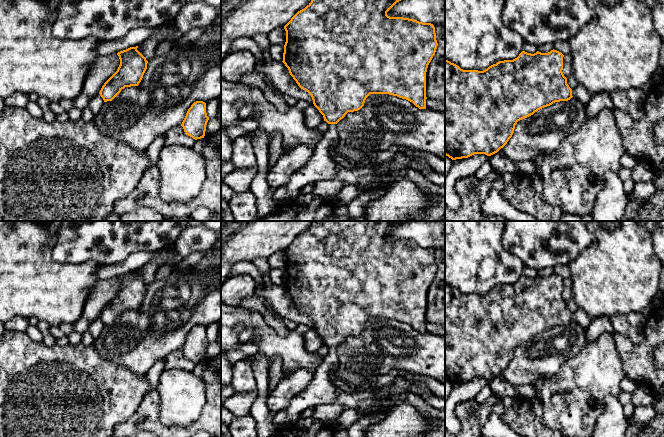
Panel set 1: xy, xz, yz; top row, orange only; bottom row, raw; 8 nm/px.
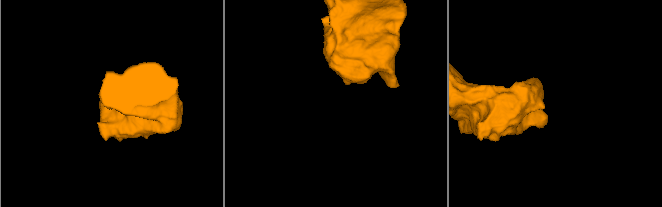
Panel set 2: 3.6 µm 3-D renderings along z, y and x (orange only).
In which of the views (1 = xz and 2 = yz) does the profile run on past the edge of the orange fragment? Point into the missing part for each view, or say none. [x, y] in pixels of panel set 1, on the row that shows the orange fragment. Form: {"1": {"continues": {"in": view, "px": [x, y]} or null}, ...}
{"1": {"continues": {"in": "xz", "px": [320, 167]}}, "2": {"continues": {"in": "yz", "px": [580, 93]}}}

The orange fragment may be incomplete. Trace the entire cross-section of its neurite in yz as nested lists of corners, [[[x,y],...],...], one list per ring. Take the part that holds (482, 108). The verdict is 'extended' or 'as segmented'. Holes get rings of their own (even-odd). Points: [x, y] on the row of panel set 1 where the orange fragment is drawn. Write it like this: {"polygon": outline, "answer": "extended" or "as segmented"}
{"polygon": [[[551,50],[534,54],[522,51],[513,60],[499,61],[483,71],[463,70],[445,59],[445,155],[452,160],[468,158],[474,154],[491,156],[503,148],[512,137],[518,121],[555,102],[568,101],[572,97],[589,104],[593,95],[582,85],[571,89],[563,70],[564,55]]], "answer": "extended"}

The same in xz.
{"polygon": [[[311,0],[284,26],[286,42],[282,62],[298,86],[311,95],[314,106],[329,126],[308,162],[294,172],[287,185],[274,189],[272,198],[277,205],[296,201],[299,191],[306,185],[335,179],[337,166],[330,155],[330,146],[338,139],[336,124],[348,112],[360,110],[370,94],[397,96],[412,102],[419,109],[426,109],[426,72],[438,46],[435,27],[414,19],[388,16],[387,12],[399,1]]], "answer": "extended"}

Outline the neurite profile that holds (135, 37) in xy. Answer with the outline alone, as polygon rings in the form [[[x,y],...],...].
[[[136,28],[129,31],[125,36],[113,40],[102,40],[97,44],[98,56],[107,56],[136,47],[153,35],[153,28]]]

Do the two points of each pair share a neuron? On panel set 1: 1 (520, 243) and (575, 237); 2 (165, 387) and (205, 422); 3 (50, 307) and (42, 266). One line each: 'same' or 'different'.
1: same
2: different
3: same

